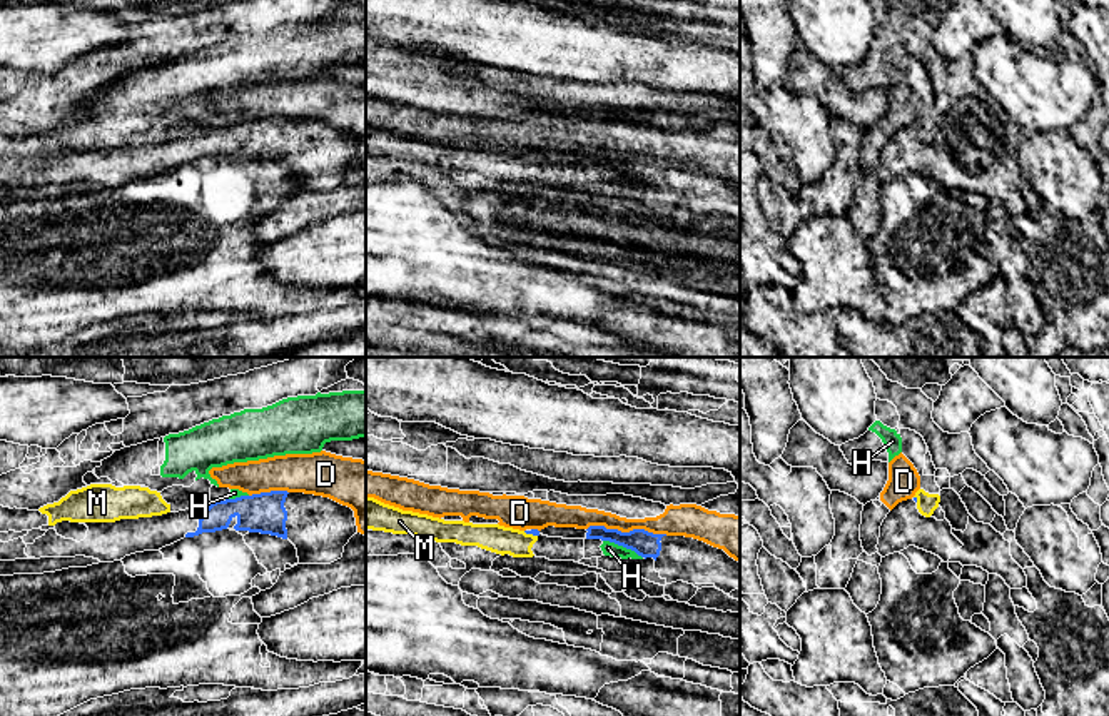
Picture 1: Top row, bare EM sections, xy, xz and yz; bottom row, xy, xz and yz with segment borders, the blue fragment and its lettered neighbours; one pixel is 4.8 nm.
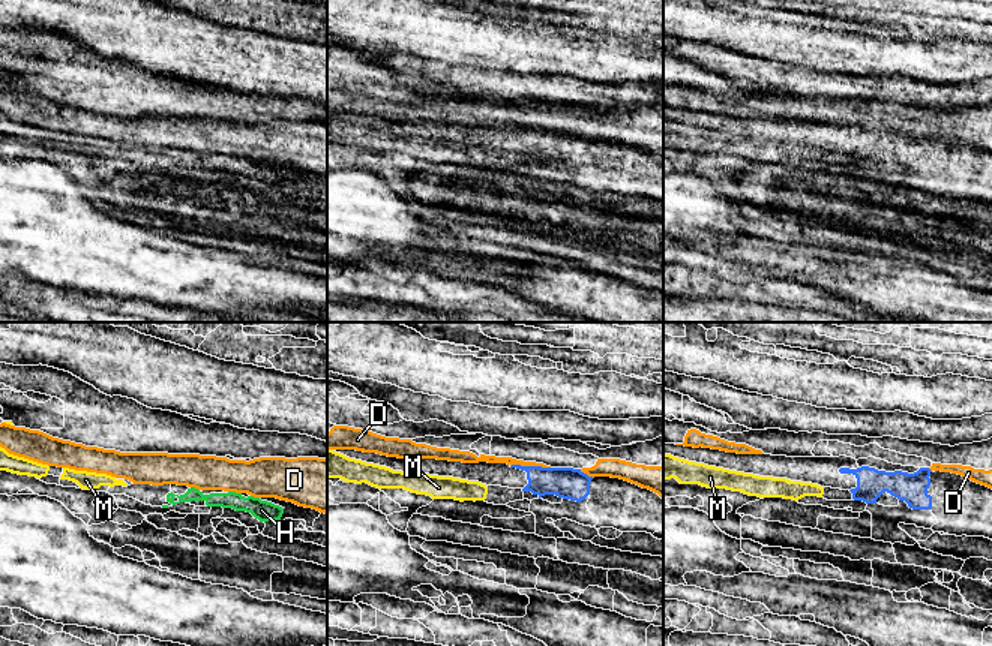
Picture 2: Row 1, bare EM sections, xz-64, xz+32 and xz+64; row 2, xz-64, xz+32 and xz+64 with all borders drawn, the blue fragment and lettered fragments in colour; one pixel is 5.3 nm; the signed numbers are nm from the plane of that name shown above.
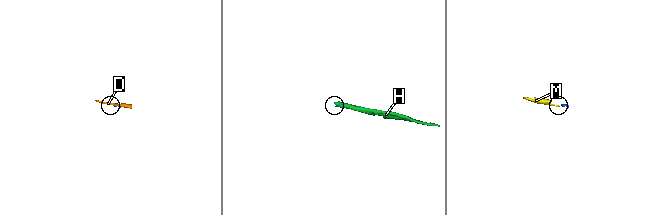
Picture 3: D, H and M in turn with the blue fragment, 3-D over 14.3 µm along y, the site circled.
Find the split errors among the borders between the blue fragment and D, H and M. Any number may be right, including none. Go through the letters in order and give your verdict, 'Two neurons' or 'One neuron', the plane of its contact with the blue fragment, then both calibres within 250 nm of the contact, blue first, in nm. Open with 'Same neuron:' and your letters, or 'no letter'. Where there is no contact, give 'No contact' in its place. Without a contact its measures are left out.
Same neuron: no letter
D: Two neurons. Touches blue in xz. Thickness 130 nm (blue) against 140 nm
H: Two neurons. Touches blue in xz. Thickness 130 nm (blue) against 70 nm
M: Two neurons. Touches blue in xz. Thickness 30 nm (blue) against 140 nm

